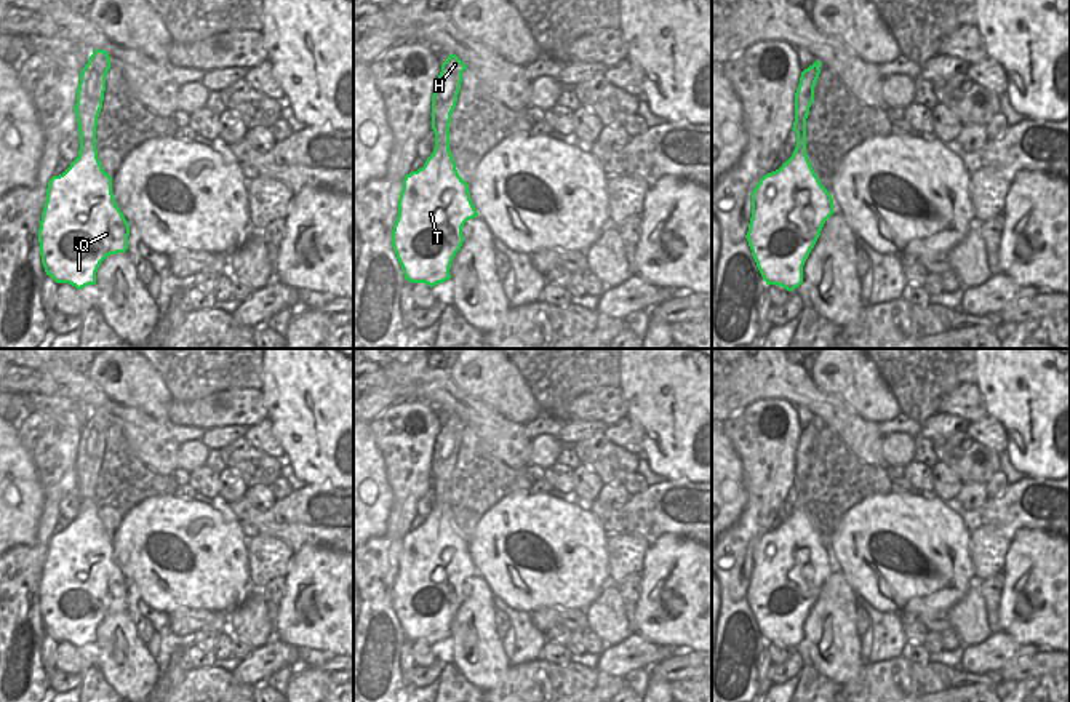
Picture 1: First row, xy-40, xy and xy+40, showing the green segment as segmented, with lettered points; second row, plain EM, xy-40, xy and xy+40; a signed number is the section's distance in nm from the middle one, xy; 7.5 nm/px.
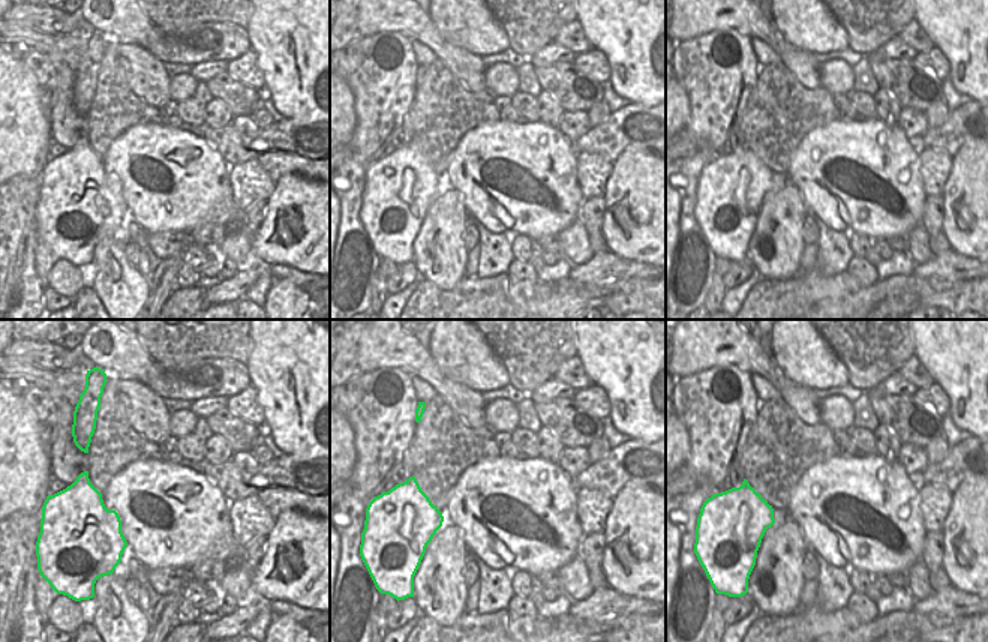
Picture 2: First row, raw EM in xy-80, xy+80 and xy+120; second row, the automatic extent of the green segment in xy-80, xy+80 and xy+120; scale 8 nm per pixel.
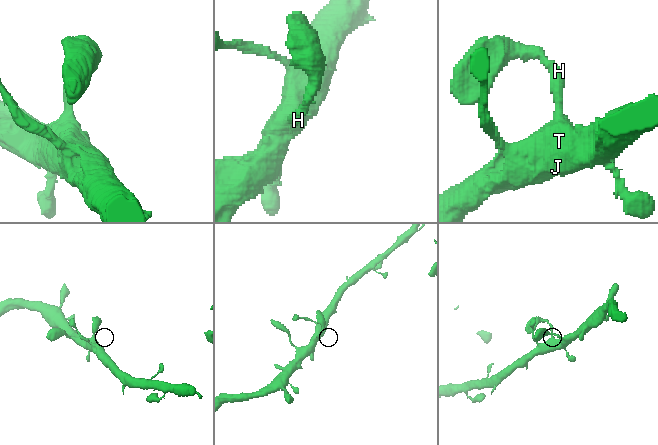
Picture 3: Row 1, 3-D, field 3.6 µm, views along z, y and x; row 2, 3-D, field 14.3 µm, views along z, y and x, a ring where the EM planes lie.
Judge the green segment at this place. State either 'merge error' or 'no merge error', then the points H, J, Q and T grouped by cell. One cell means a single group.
no merge error | H J Q T

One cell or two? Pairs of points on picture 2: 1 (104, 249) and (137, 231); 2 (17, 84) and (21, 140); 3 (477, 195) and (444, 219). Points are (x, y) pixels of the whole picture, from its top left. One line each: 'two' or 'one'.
1: two
2: one
3: two

